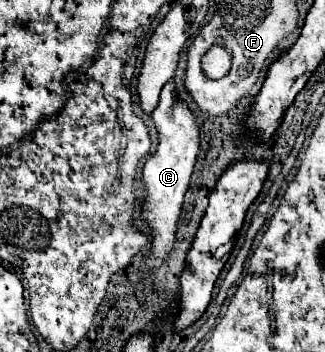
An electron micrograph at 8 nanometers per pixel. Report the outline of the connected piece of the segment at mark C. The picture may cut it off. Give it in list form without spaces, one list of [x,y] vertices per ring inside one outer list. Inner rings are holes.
[[[173,79],[165,83],[161,91],[161,101],[157,109],[151,113],[151,117],[157,125],[159,145],[157,145],[155,155],[149,157],[149,161],[143,165],[143,181],[147,187],[147,195],[143,203],[143,217],[147,219],[151,227],[151,235],[153,235],[151,265],[159,267],[175,243],[177,219],[181,215],[183,197],[189,189],[189,179],[191,179],[197,153],[199,153],[199,125],[197,125],[197,117],[187,107],[187,103],[177,97]]]

